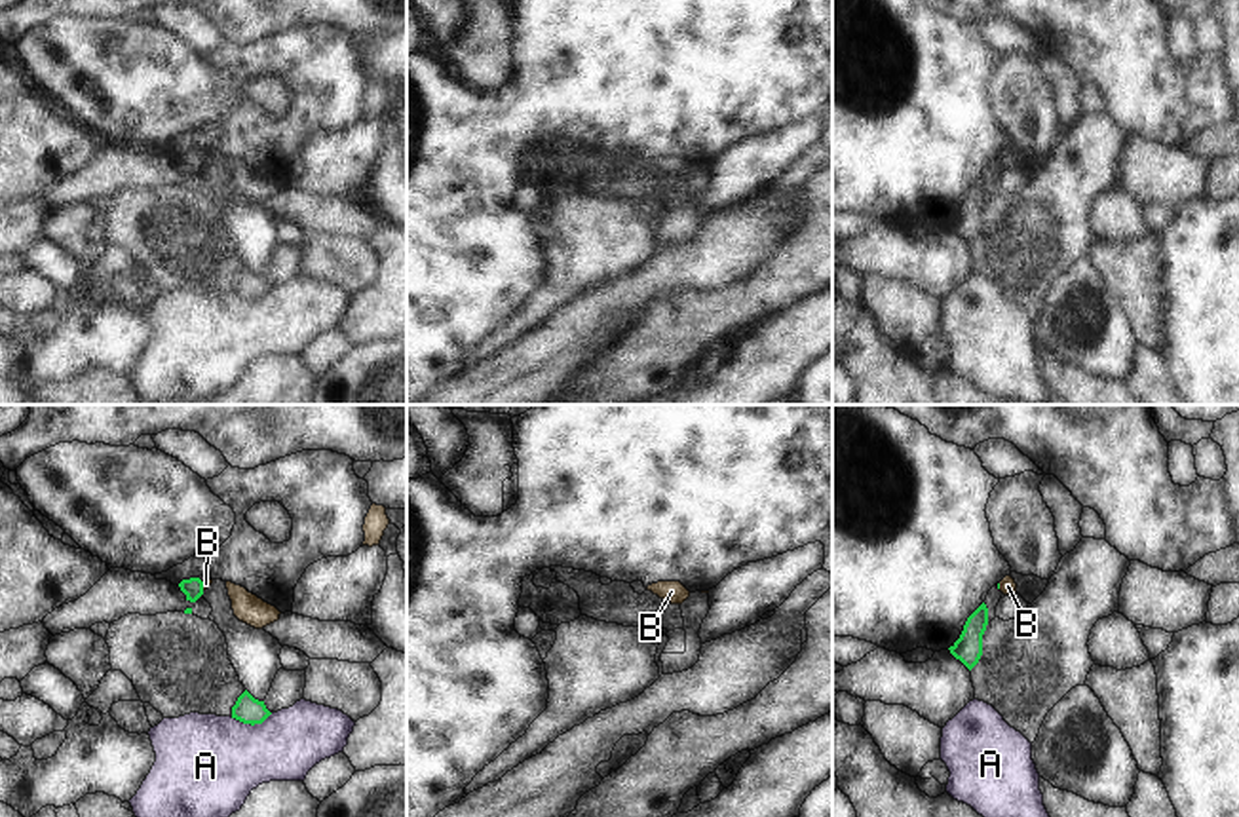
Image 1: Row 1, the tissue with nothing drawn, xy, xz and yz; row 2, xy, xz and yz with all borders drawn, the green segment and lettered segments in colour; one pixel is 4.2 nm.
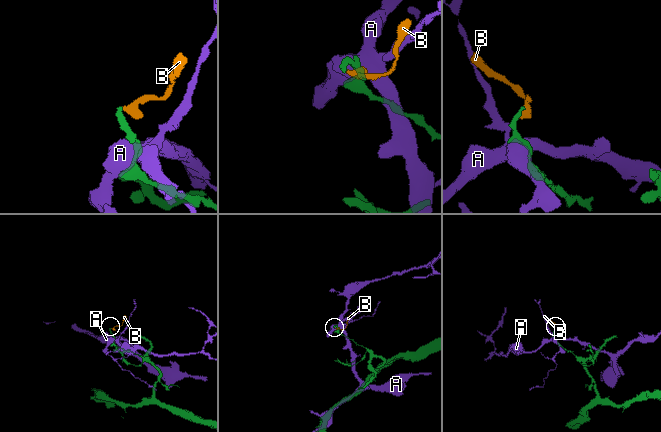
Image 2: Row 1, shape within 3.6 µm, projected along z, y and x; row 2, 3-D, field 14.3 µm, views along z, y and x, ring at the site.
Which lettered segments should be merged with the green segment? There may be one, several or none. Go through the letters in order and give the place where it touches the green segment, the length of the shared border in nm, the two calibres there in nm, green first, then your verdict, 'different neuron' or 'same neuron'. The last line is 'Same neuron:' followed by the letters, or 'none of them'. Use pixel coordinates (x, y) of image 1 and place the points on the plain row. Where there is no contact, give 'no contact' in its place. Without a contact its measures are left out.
A: xy (251, 299) | 180 nm | 120/420 nm | different neuron
B: xy (202, 160) | 40 nm | 90/30 nm | same neuron
Same neuron: B

